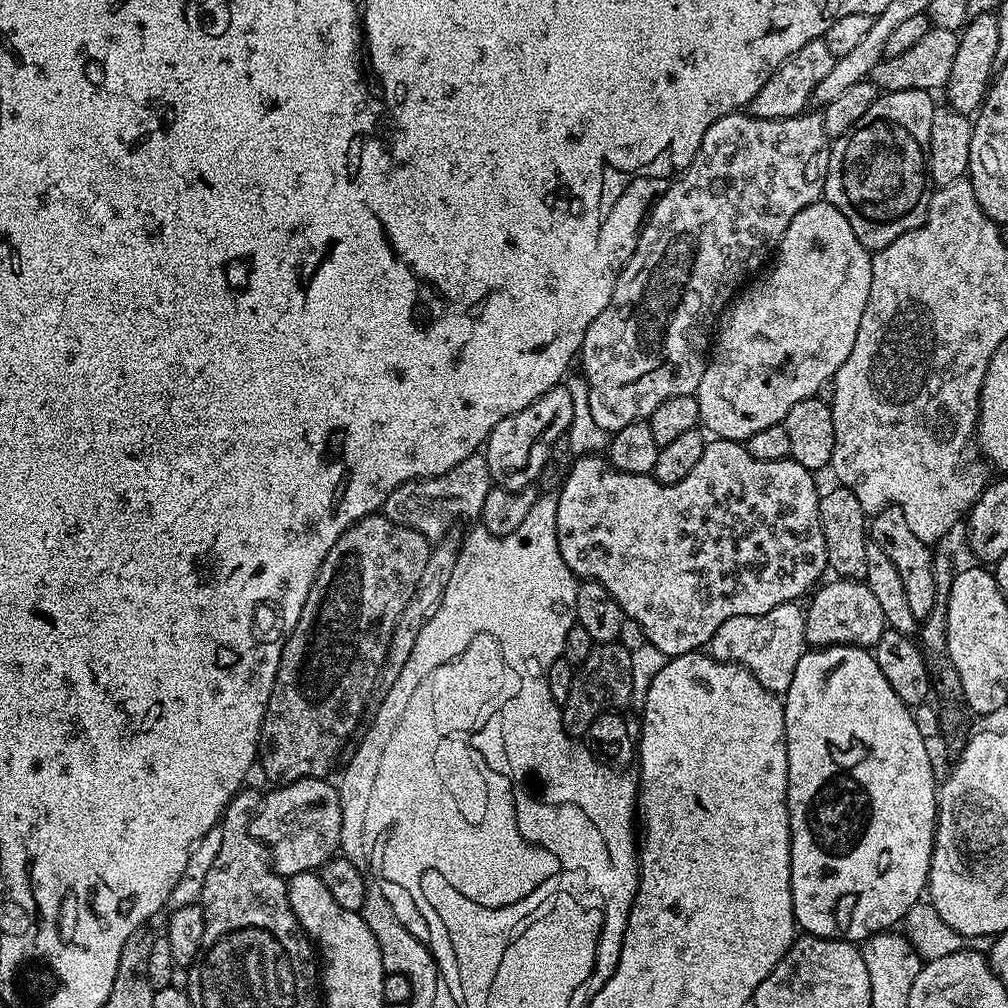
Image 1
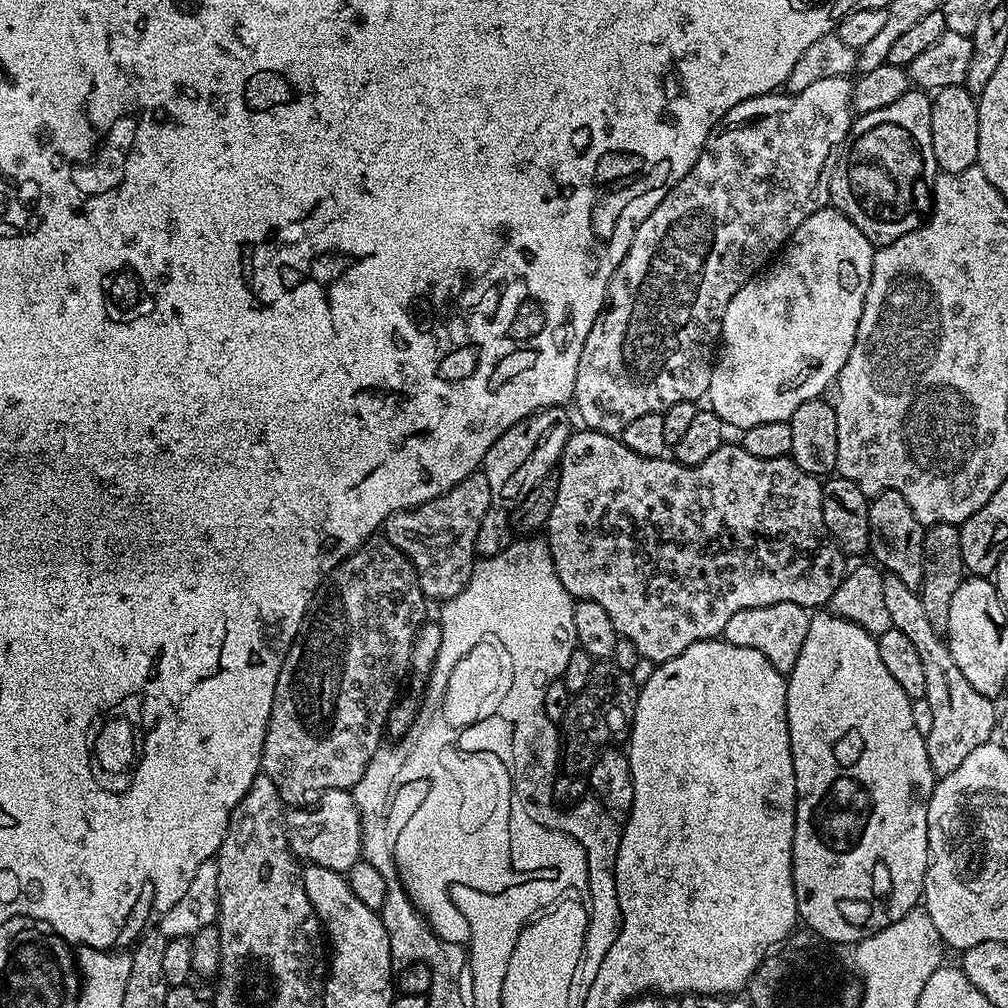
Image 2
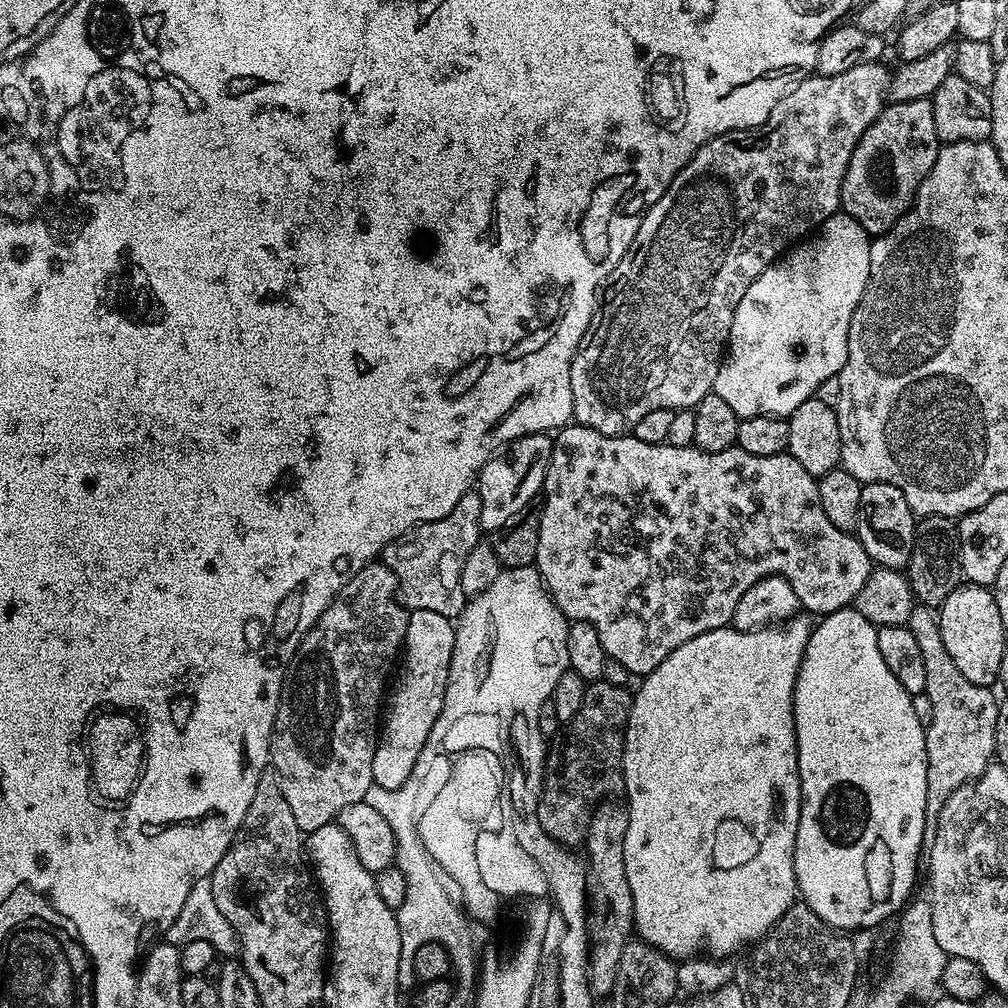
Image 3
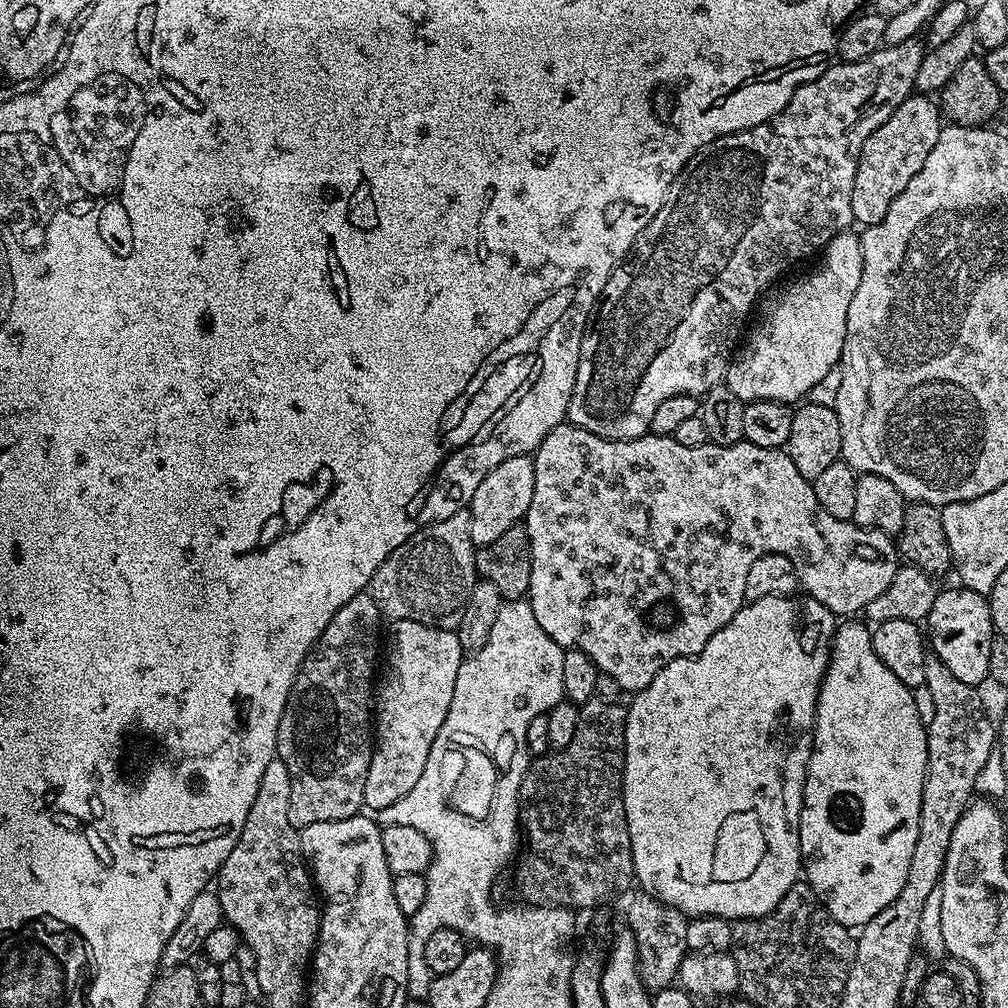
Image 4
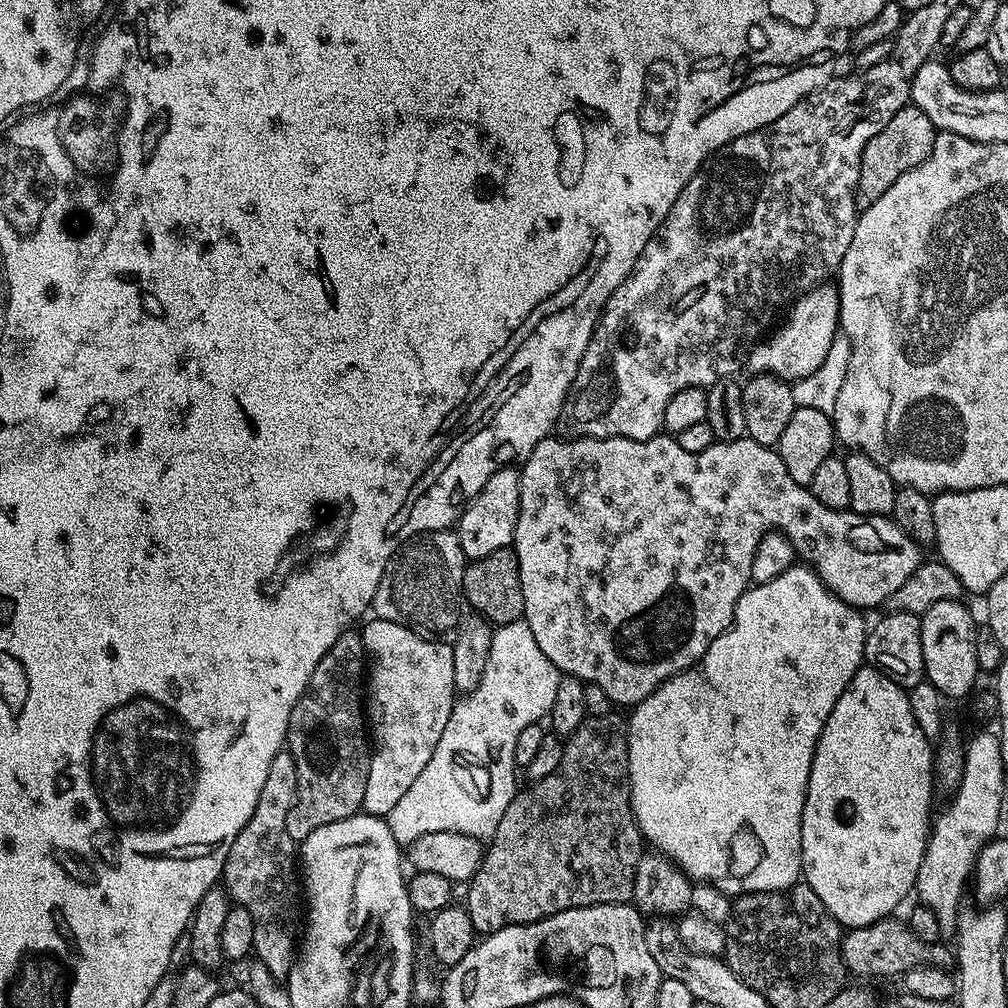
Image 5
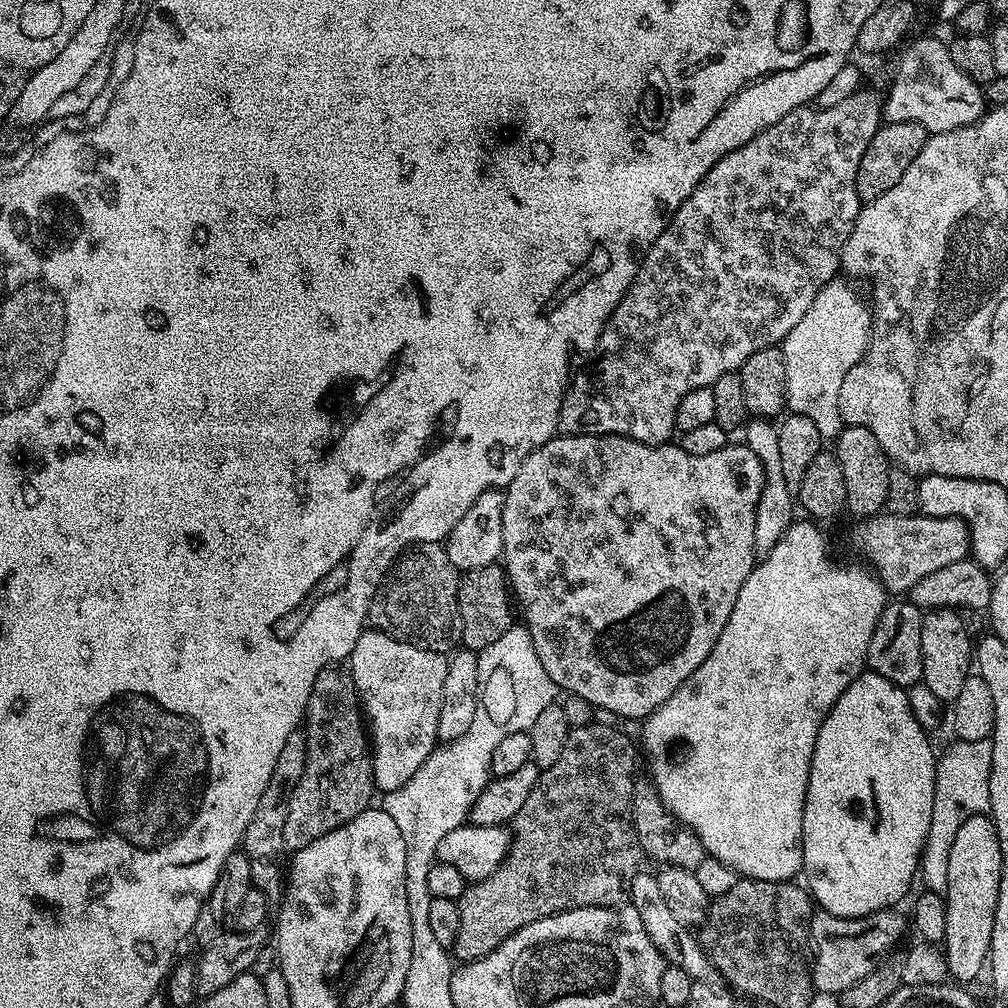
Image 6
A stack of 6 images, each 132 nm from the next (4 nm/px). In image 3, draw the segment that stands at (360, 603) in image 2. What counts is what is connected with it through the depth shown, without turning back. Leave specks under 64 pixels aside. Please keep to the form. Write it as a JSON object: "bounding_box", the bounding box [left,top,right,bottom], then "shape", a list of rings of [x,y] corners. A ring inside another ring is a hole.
{"bounding_box":[270,562,408,834],"shape":[[[373,562],[358,570],[358,574],[342,586],[330,607],[319,616],[316,625],[305,634],[296,649],[296,655],[284,673],[270,745],[270,764],[278,774],[282,795],[286,797],[301,833],[307,834],[333,823],[346,806],[361,803],[373,786],[372,763],[382,723],[382,701],[404,646],[407,625],[408,612],[398,599],[396,575],[387,564]]]}

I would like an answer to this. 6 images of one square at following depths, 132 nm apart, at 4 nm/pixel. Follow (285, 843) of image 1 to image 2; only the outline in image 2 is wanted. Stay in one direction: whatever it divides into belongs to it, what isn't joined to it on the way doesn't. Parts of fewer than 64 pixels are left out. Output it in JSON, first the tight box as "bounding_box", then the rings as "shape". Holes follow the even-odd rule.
{"bounding_box":[284,788,363,874],"shape":[[[335,788],[320,793],[315,801],[316,812],[296,806],[284,817],[284,832],[297,861],[326,866],[341,874],[347,873],[362,858],[363,828],[353,793],[347,788]]]}

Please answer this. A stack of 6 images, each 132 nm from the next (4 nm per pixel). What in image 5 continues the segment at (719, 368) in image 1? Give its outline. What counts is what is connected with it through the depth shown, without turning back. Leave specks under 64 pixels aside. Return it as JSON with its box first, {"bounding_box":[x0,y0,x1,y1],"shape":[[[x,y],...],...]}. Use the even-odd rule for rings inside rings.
{"bounding_box":[746,282,840,382],"shape":[[[825,282],[818,287],[812,288],[804,293],[787,309],[788,321],[769,338],[757,343],[756,347],[748,354],[746,368],[749,373],[759,374],[765,372],[771,376],[777,376],[779,380],[795,382],[801,380],[806,374],[812,374],[822,366],[823,359],[826,358],[827,351],[834,342],[840,326],[840,290],[835,283]]]}

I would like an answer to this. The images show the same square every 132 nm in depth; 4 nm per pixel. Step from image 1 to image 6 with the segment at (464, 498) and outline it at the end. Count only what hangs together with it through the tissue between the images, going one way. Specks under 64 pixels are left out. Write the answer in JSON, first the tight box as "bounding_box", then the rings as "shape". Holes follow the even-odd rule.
{"bounding_box":[368,540,462,654],"shape":[[[434,540],[413,544],[396,557],[368,611],[368,624],[431,652],[448,654],[462,641],[462,614],[458,610],[461,573],[450,562],[447,547]]]}

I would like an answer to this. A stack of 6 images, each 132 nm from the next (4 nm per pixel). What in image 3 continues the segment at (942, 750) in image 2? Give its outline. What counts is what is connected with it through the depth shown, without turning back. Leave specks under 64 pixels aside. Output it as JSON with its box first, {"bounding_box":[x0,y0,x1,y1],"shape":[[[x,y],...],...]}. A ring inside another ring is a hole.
{"bounding_box":[906,602,998,838],"shape":[[[919,602],[913,603],[912,613],[906,625],[918,641],[918,647],[922,650],[922,662],[926,665],[926,686],[924,693],[929,696],[933,707],[933,724],[924,734],[926,738],[926,821],[924,825],[925,837],[931,838],[936,833],[935,820],[939,818],[942,806],[963,784],[971,784],[993,763],[995,748],[995,722],[998,718],[998,696],[992,688],[983,688],[970,678],[962,675],[962,670],[954,666],[954,658],[950,658],[950,650],[946,650],[946,642],[942,642],[940,633],[940,621],[937,613]]]}

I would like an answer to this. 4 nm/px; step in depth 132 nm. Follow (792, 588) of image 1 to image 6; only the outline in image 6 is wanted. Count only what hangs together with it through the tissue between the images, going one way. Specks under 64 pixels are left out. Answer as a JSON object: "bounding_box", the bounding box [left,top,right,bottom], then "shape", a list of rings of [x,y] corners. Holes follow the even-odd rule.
{"bounding_box":[502,434,970,722],"shape":[[[557,434],[543,444],[541,448],[536,448],[529,454],[526,462],[522,462],[518,474],[514,474],[514,478],[508,483],[508,487],[503,489],[502,542],[504,543],[504,554],[502,567],[508,574],[511,595],[518,605],[519,611],[520,608],[524,611],[525,621],[523,620],[523,623],[534,642],[534,650],[538,654],[542,666],[546,666],[546,674],[550,674],[550,678],[556,683],[557,689],[563,690],[565,693],[578,694],[578,698],[586,698],[586,702],[590,702],[593,709],[600,711],[601,708],[604,712],[613,712],[616,716],[629,716],[630,719],[640,722],[647,718],[655,708],[662,706],[662,702],[666,702],[666,698],[670,698],[670,694],[674,694],[674,690],[678,690],[678,686],[682,686],[682,682],[686,682],[686,678],[690,678],[690,674],[694,674],[694,670],[698,670],[698,666],[702,666],[702,662],[706,662],[710,650],[714,650],[714,642],[718,642],[718,634],[722,634],[722,630],[730,618],[730,610],[734,610],[734,602],[738,602],[738,590],[742,590],[742,582],[746,582],[746,578],[758,563],[758,557],[754,550],[754,522],[756,521],[758,498],[764,489],[764,481],[764,467],[762,462],[758,462],[758,454],[754,454],[754,450],[750,450],[748,445],[743,442],[737,442],[737,444],[730,442],[722,450],[714,450],[714,454],[686,454],[686,450],[676,442],[643,444],[630,439],[629,436],[569,436]],[[877,514],[861,519],[856,528],[856,548],[868,556],[867,563],[884,583],[884,591],[911,593],[914,582],[950,566],[950,562],[967,560],[970,556],[968,528],[956,516],[889,516]]]}

